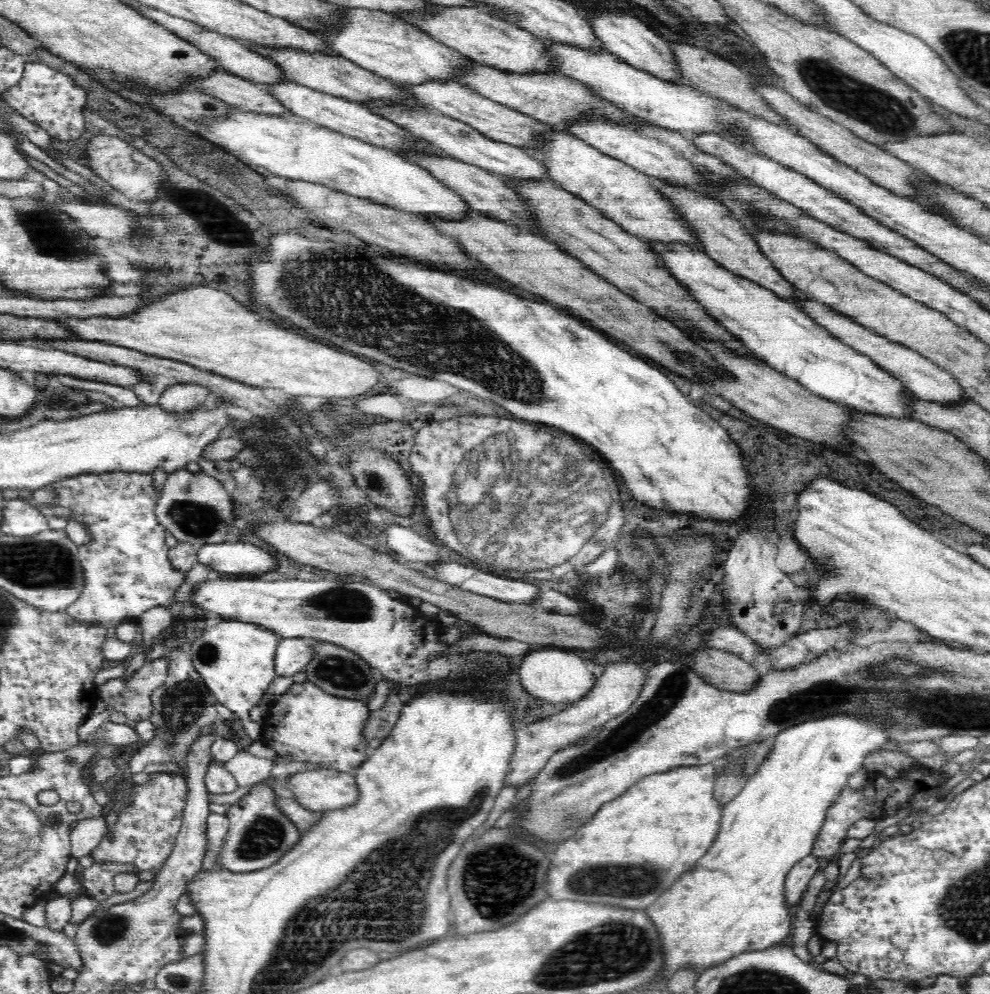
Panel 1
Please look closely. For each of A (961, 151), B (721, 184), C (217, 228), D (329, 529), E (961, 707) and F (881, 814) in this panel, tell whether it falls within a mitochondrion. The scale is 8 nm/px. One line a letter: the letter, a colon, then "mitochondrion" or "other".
A: other
B: other
C: mitochondrion
D: other
E: mitochondrion
F: other

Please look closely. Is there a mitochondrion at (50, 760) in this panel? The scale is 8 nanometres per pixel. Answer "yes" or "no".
no

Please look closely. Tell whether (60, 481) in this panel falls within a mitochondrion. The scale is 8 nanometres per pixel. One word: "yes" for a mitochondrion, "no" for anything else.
no

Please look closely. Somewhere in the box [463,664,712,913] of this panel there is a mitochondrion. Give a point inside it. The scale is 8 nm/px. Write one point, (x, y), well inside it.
(626, 881)

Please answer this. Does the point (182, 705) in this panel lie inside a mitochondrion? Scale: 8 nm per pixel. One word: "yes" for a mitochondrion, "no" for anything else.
yes

